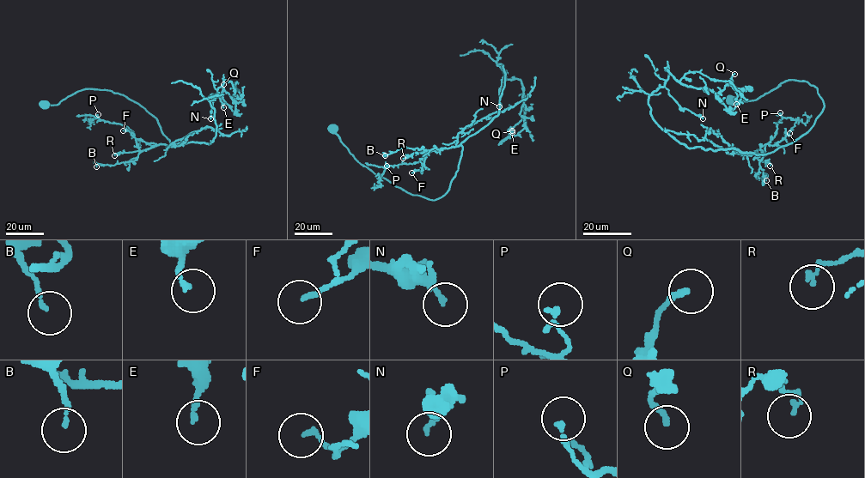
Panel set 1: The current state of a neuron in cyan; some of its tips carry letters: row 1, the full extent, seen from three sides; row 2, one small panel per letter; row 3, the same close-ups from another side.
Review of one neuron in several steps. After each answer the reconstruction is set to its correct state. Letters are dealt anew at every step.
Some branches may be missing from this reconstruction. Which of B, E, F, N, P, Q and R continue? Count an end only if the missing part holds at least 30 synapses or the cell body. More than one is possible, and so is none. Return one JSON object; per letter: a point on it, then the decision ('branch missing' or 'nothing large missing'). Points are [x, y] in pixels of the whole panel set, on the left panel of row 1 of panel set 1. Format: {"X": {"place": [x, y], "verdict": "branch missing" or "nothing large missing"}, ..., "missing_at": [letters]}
{"B": {"place": [96, 166], "verdict": "nothing large missing"}, "E": {"place": [223, 107], "verdict": "nothing large missing"}, "F": {"place": [123, 130], "verdict": "nothing large missing"}, "N": {"place": [210, 118], "verdict": "nothing large missing"}, "P": {"place": [98, 114], "verdict": "nothing large missing"}, "Q": {"place": [223, 84], "verdict": "nothing large missing"}, "R": {"place": [114, 155], "verdict": "nothing large missing"}, "missing_at": []}

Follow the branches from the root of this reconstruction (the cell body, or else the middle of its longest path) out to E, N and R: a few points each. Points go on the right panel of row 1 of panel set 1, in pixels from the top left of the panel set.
E: (727, 99), (795, 80), (824, 107), (755, 154), (679, 143), (648, 98), (667, 69), (736, 104)
N: (727, 99), (795, 80), (824, 107), (798, 138), (755, 154), (679, 143), (648, 98), (664, 86), (703, 118)
R: (727, 99), (756, 100), (789, 80), (817, 88), (824, 107), (813, 127), (771, 152), (753, 154), (770, 166)

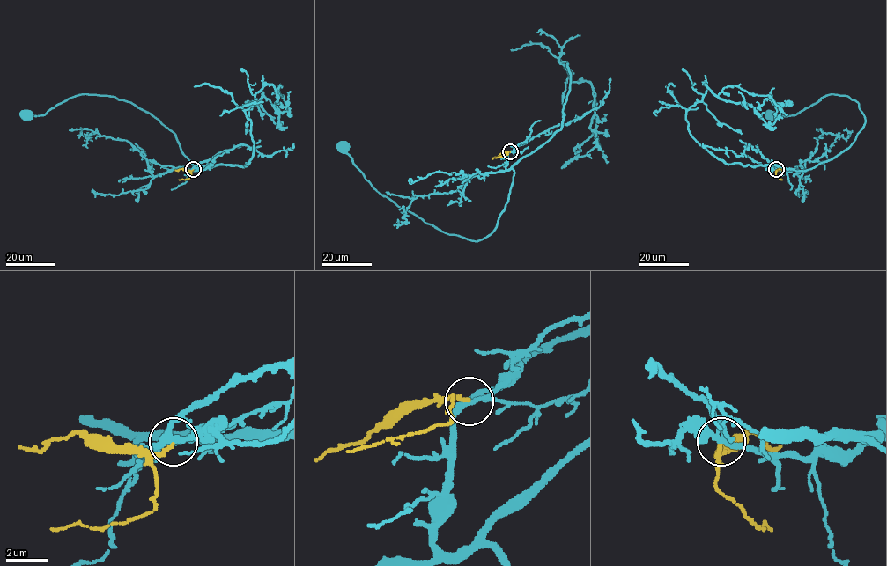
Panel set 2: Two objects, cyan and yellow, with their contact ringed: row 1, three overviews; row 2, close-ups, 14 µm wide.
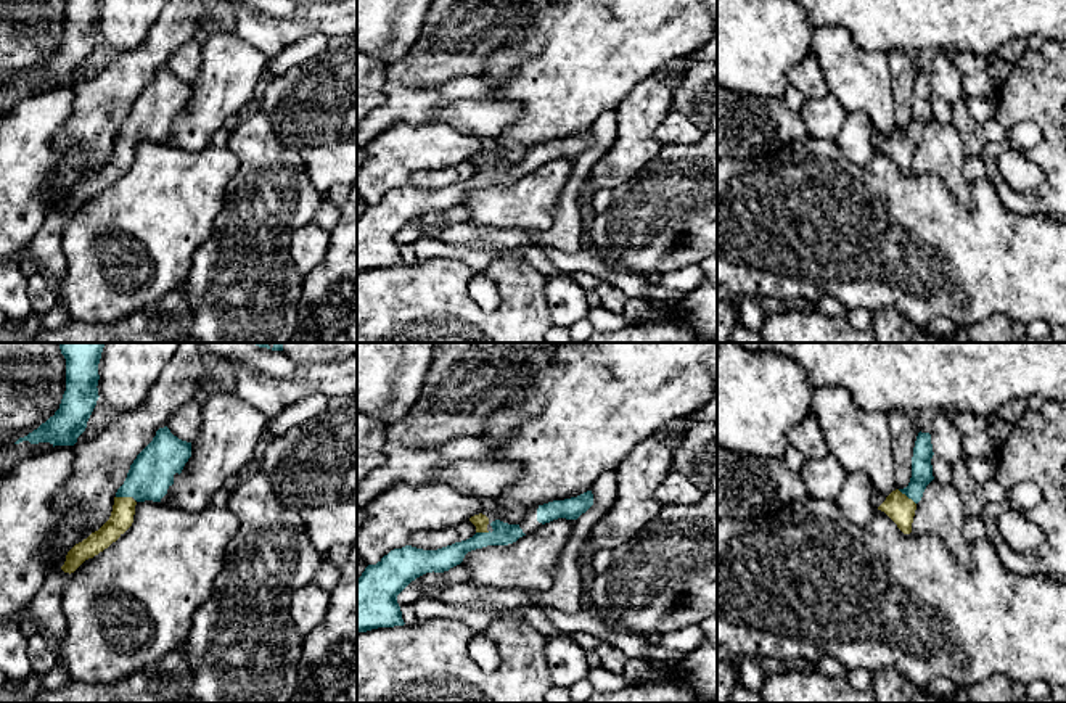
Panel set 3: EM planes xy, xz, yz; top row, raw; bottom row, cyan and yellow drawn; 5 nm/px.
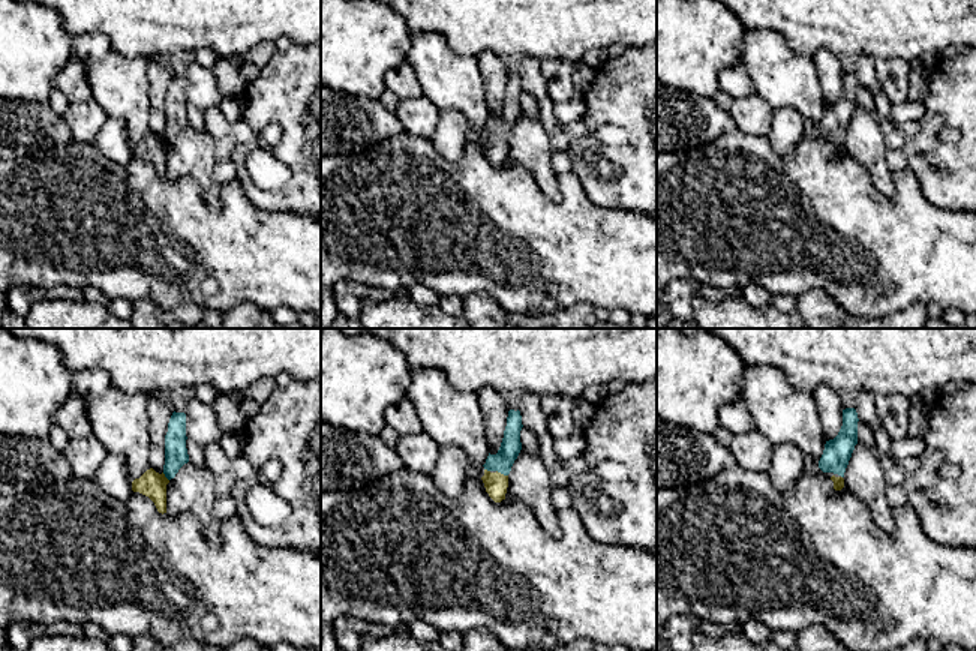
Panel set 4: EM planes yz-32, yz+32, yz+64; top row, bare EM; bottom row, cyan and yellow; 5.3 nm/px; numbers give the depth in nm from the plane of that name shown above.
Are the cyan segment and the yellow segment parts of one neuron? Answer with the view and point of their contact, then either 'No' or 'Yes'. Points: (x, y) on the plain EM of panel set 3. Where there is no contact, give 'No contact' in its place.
Touches cyan at yz (907, 135). Yes

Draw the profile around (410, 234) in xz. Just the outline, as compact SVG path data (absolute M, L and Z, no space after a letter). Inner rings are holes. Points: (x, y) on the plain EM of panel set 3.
M408 224L399 235L397 235L397 243L399 246L405 246L405 245L412 245L418 240L423 238L424 235L424 227L415 227L412 224Z

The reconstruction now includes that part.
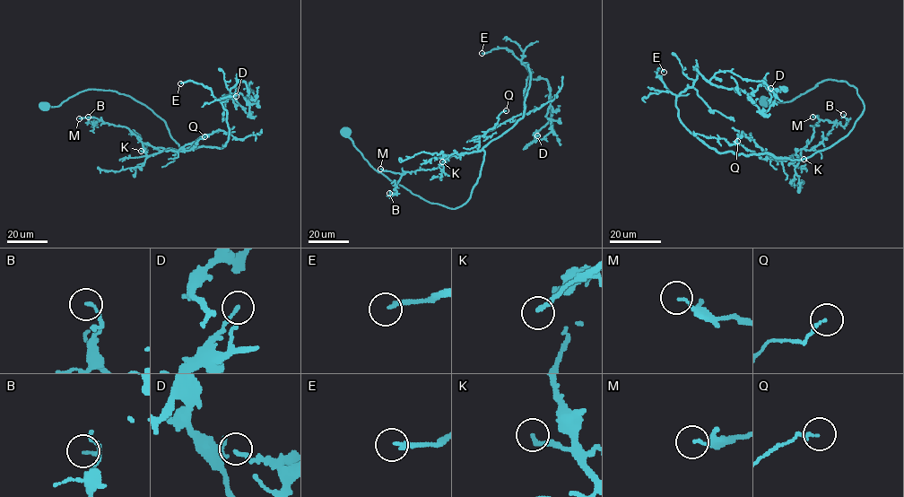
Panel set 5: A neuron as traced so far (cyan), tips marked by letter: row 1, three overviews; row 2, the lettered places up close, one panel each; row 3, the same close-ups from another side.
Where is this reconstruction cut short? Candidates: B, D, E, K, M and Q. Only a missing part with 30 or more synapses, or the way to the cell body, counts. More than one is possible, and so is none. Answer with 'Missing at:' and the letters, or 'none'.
Missing at: E, K

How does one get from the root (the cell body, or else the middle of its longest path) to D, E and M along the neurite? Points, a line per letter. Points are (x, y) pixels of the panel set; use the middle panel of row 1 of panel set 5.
D: (344, 129), (375, 170), (454, 209), (482, 148), (523, 115), (524, 63), (550, 88), (551, 130), (537, 135)
E: (344, 129), (395, 183), (461, 206), (482, 148), (522, 117), (529, 86), (528, 65), (510, 50), (482, 53)
M: (344, 129), (375, 170), (450, 208), (470, 197), (484, 152), (454, 153), (436, 168), (404, 174), (380, 169)

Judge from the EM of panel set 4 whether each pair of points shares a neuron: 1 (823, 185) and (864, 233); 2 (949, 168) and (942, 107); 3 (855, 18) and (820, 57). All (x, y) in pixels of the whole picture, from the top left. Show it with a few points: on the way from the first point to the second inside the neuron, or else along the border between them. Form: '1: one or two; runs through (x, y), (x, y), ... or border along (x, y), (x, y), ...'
1: one; runs through (828, 197), (852, 221)
2: one; runs through (934, 153), (931, 150), (933, 122)
3: two; border along (838, 56), (826, 48), (820, 48), (811, 57)

